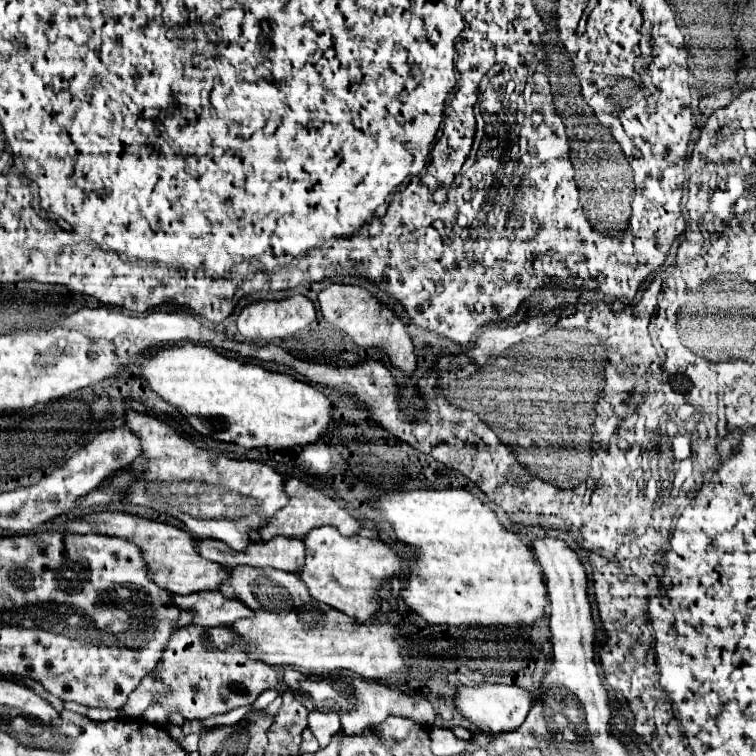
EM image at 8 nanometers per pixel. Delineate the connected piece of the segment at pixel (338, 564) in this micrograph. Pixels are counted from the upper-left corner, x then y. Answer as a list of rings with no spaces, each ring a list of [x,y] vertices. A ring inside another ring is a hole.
[[[315,528],[305,538],[305,562],[297,570],[301,582],[307,586],[311,598],[355,618],[355,622],[369,622],[371,614],[379,610],[379,588],[401,572],[401,556],[387,544],[361,538],[341,536],[337,528]]]

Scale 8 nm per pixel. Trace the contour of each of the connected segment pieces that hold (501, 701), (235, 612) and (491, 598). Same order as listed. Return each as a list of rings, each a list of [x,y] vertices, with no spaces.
[[[479,682],[469,686],[457,686],[455,688],[455,708],[467,720],[475,730],[483,734],[501,734],[519,728],[525,722],[525,716],[531,708],[531,696],[527,690],[515,686],[515,684],[491,684],[491,682]]]
[[[205,590],[203,594],[171,594],[171,602],[179,610],[193,614],[193,626],[231,626],[239,618],[251,616],[251,610],[239,600],[227,600],[219,590]]]
[[[407,490],[373,496],[375,508],[379,508],[385,520],[391,524],[397,542],[407,546],[409,552],[409,574],[401,586],[399,596],[405,606],[421,616],[429,624],[515,624],[541,620],[549,606],[547,586],[543,572],[533,552],[521,542],[521,538],[501,526],[495,512],[475,498],[467,490]]]

